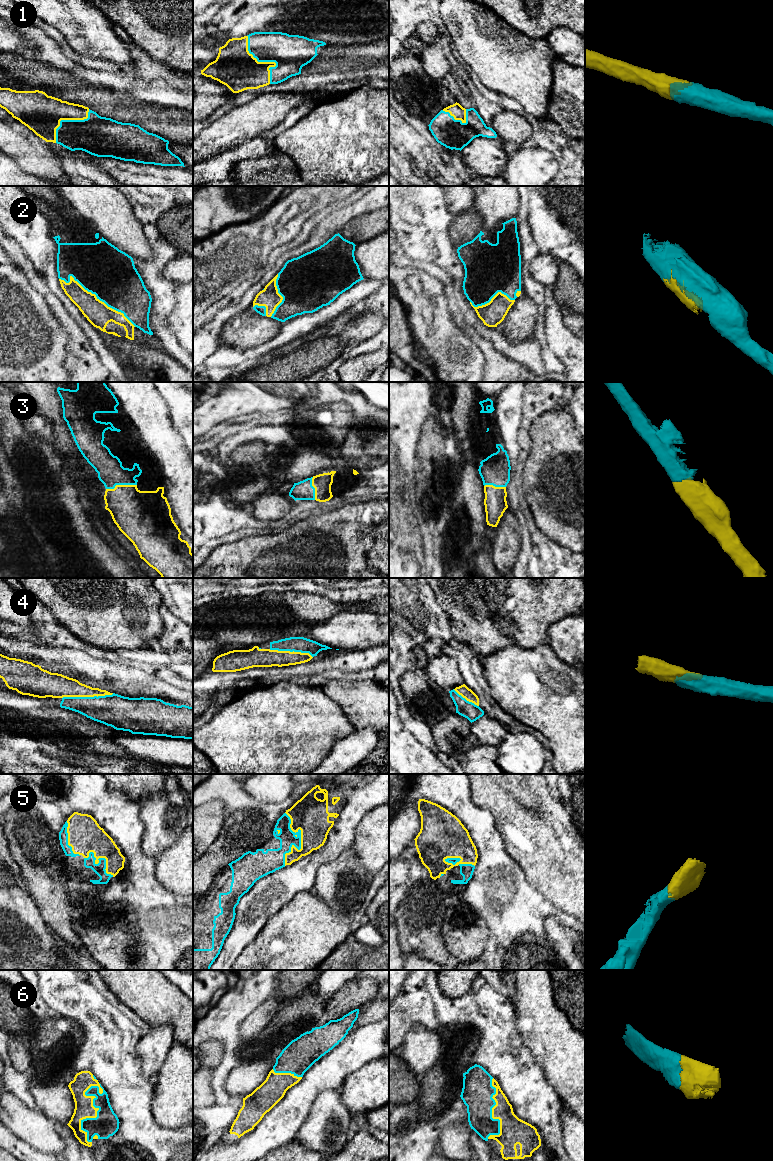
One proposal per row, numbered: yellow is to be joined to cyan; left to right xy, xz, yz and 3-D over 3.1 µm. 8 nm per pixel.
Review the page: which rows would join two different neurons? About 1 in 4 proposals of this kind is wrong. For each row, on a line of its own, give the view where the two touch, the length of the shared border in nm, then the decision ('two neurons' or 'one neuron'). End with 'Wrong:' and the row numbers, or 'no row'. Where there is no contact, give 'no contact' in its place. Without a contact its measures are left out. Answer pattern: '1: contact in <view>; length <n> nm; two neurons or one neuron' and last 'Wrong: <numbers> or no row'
1: contact in xz; length 440 nm; one neuron
2: contact in xy; length 750 nm; one neuron
3: contact in xy; length 260 nm; one neuron
4: contact in xy; length 420 nm; one neuron
5: contact in xz; length 440 nm; one neuron
6: contact in xy; length 480 nm; one neuron
Wrong: no row

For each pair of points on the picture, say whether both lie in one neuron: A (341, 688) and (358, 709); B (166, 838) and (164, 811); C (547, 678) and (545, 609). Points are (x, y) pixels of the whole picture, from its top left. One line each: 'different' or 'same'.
A: same
B: same
C: different

